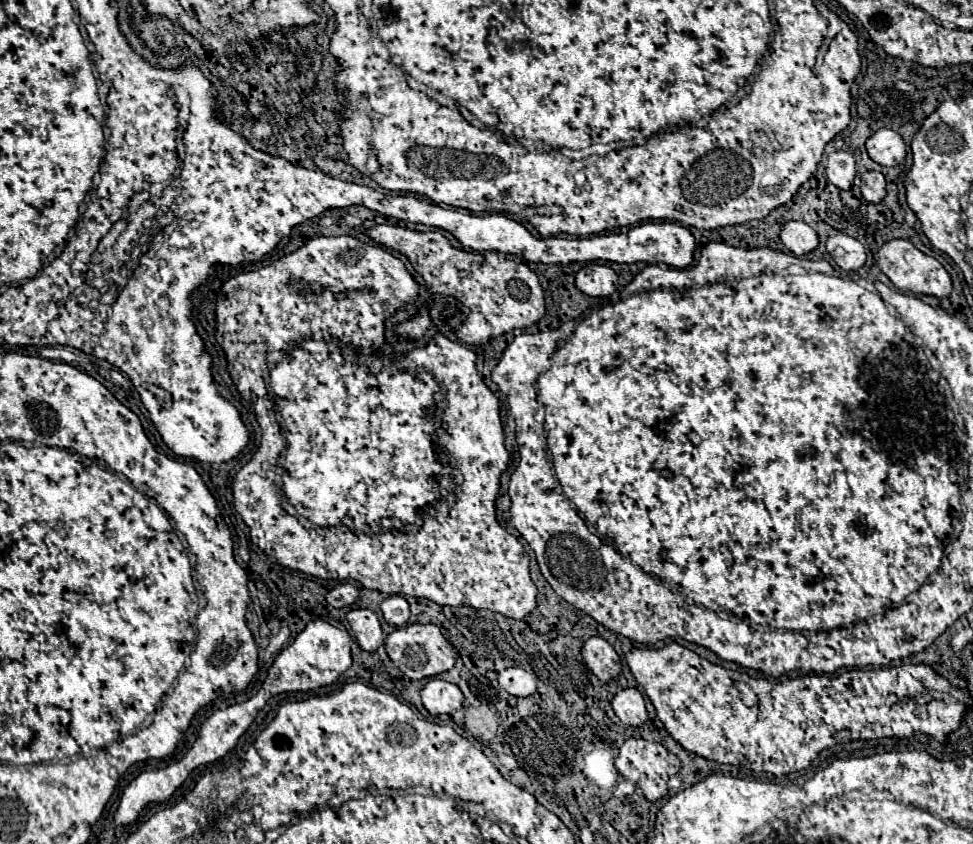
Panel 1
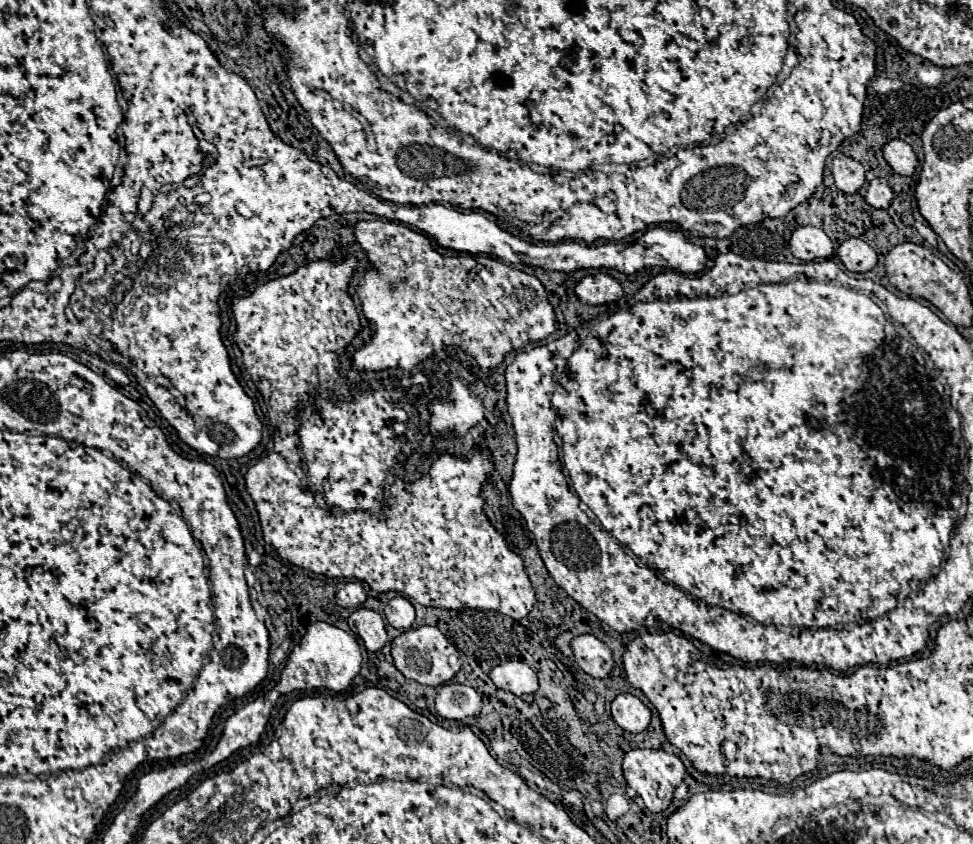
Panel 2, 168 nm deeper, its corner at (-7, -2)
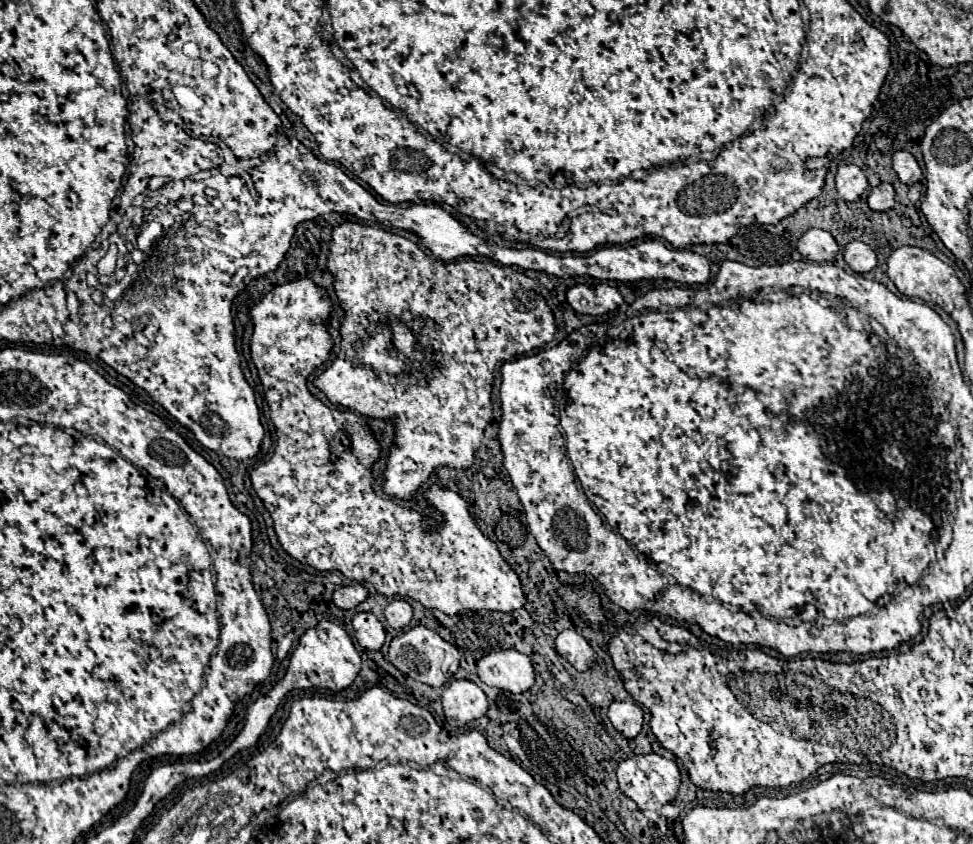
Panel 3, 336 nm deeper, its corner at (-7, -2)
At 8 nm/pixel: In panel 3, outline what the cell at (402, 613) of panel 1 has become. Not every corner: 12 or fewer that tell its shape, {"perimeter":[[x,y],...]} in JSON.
{"perimeter":[[392,600],[384,616],[396,630],[412,620],[406,600]]}

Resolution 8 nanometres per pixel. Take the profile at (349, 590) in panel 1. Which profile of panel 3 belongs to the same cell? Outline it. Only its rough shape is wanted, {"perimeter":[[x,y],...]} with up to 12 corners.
{"perimeter":[[362,584],[340,586],[332,600],[350,610],[364,602],[368,590]]}

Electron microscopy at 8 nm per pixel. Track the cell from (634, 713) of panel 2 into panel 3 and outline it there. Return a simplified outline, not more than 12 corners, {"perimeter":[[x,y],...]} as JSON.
{"perimeter":[[612,702],[608,718],[626,738],[642,730],[644,712],[634,702]]}

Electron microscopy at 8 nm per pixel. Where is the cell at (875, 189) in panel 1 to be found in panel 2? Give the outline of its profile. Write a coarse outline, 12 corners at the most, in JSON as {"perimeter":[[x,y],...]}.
{"perimeter":[[874,178],[866,192],[872,208],[886,210],[892,188],[884,178]]}

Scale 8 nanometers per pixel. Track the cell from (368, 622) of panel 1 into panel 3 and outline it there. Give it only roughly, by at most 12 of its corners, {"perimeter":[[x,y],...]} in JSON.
{"perimeter":[[372,612],[352,618],[356,640],[366,650],[380,650],[384,626]]}

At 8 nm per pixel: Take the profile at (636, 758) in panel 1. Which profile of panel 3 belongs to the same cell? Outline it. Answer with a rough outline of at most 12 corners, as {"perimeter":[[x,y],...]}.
{"perimeter":[[658,754],[624,760],[620,790],[658,812],[680,786],[680,768]]}

